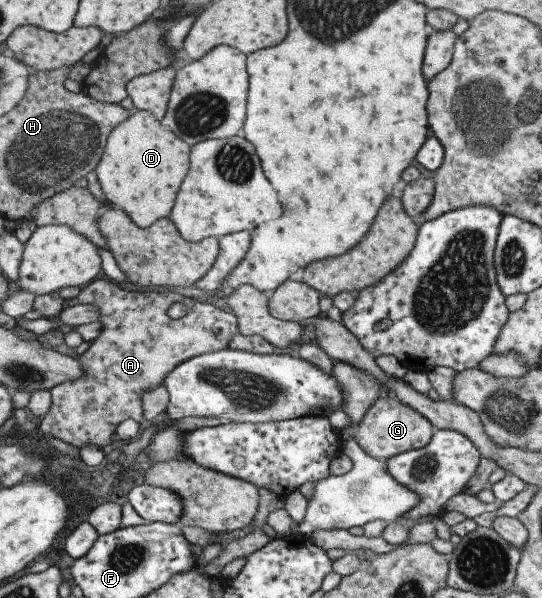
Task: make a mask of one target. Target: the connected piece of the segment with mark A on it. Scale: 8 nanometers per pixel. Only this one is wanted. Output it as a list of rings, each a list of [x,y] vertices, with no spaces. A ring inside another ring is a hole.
[[[105,278],[93,279],[81,288],[75,298],[63,300],[61,307],[75,304],[91,305],[97,309],[96,322],[100,323],[100,331],[93,340],[81,347],[80,354],[76,357],[82,368],[82,375],[50,388],[50,407],[39,419],[38,428],[45,437],[54,436],[78,449],[85,445],[93,445],[98,449],[111,443],[115,445],[115,428],[119,422],[127,418],[135,420],[138,424],[143,421],[144,393],[161,385],[167,373],[180,362],[203,353],[227,348],[228,340],[238,332],[235,317],[225,310],[171,291],[147,291],[139,294],[138,290],[133,289],[129,292],[125,290],[125,286],[119,286]],[[172,302],[180,302],[186,308],[186,314],[177,320],[172,320],[165,314]]]

